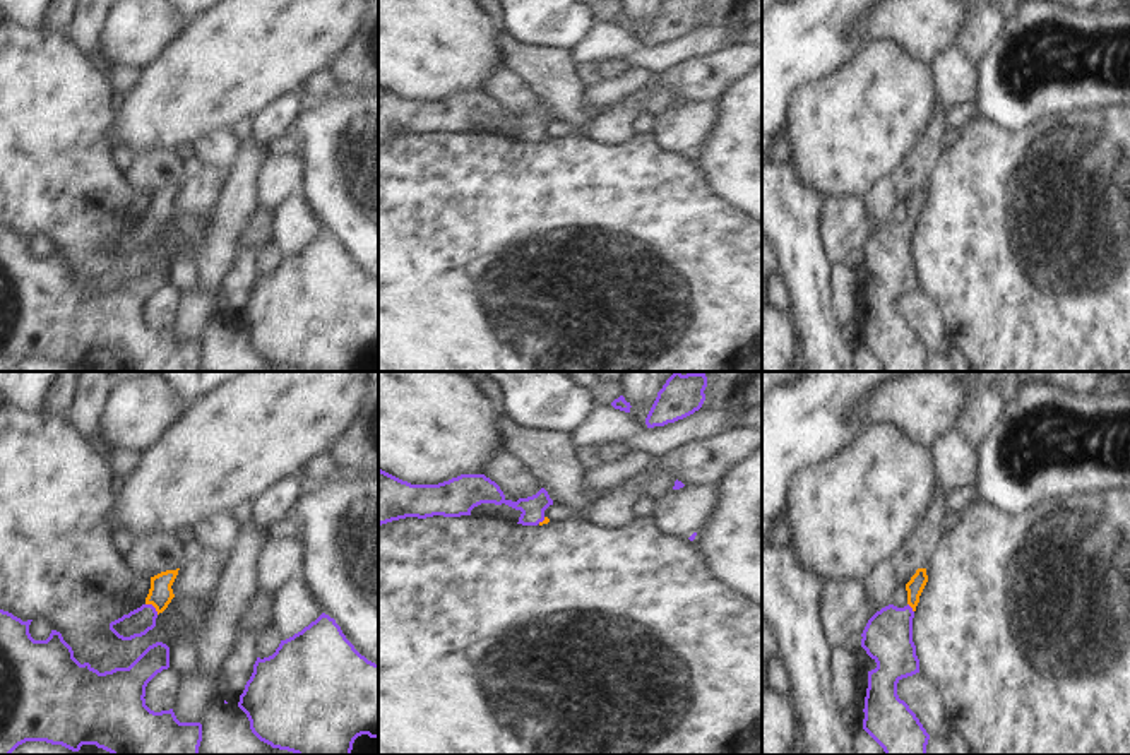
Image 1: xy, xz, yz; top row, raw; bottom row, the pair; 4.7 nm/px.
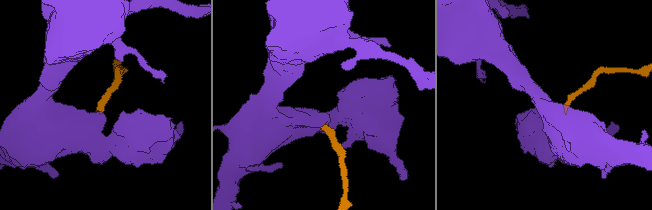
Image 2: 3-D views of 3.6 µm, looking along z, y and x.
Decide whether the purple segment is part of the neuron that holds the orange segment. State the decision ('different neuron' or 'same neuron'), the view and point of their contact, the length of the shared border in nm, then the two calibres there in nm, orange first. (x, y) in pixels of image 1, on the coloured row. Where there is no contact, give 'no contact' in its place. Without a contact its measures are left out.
same neuron; meets orange in xy at (153, 605); contact 80 nm long; 110 nm thick on the orange side, 120 nm on the other

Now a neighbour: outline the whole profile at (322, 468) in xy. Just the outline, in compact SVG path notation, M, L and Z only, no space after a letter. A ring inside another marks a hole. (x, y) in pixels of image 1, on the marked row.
M329 452L318 454L312 457L305 467L303 467L305 476L315 478L318 481L327 481L334 478L337 473L336 462L329 455Z

